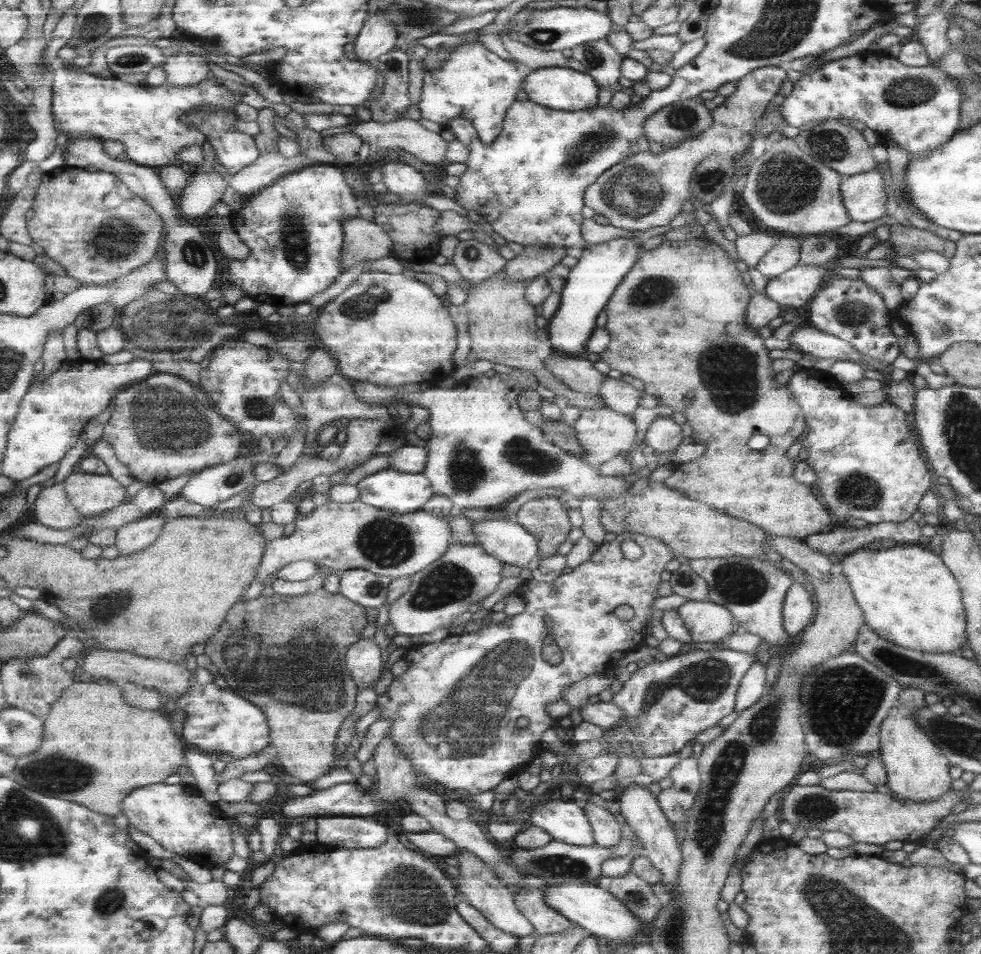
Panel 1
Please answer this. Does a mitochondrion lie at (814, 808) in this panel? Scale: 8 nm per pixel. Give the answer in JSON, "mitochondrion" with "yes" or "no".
{"mitochondrion":"yes"}

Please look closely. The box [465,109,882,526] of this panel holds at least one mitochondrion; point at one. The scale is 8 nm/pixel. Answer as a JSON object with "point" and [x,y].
{"point":[637,190]}

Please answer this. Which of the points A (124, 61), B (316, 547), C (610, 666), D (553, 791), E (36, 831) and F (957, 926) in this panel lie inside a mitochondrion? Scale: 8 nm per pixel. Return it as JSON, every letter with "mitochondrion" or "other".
{"A":"mitochondrion","B":"other","C":"other","D":"other","E":"mitochondrion","F":"other"}

